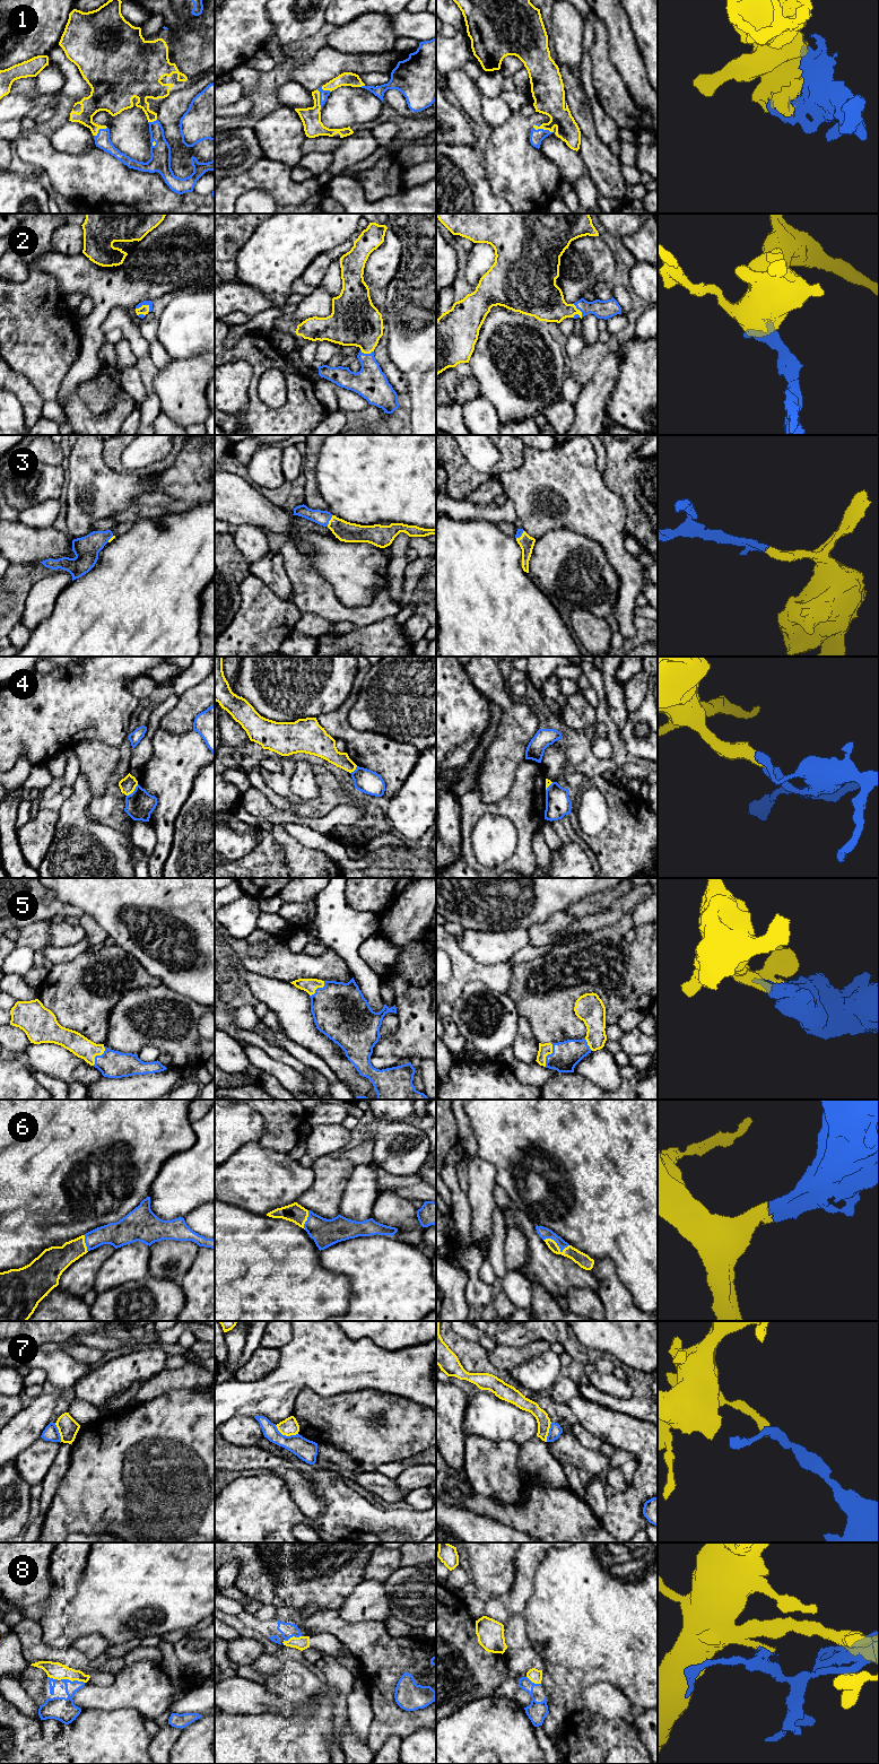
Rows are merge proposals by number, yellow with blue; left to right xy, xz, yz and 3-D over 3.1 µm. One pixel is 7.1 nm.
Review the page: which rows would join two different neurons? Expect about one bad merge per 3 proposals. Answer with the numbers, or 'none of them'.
4, 7, 8

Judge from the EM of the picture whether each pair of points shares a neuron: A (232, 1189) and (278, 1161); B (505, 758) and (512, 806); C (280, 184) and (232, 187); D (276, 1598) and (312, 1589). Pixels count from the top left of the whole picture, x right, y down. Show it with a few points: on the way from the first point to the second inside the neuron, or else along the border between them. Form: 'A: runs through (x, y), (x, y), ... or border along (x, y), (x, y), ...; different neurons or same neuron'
A: runs through (243, 1181), (260, 1179), (267, 1172); same neuron
B: border along (520, 763), (508, 792), (488, 804); different neurons
C: runs through (268, 182), (244, 182); same neuron
D: runs through (285, 1589), (303, 1589); same neuron

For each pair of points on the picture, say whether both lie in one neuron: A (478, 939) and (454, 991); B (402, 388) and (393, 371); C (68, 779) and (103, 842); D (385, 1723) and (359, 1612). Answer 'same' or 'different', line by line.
A: different
B: same
C: different
D: different

